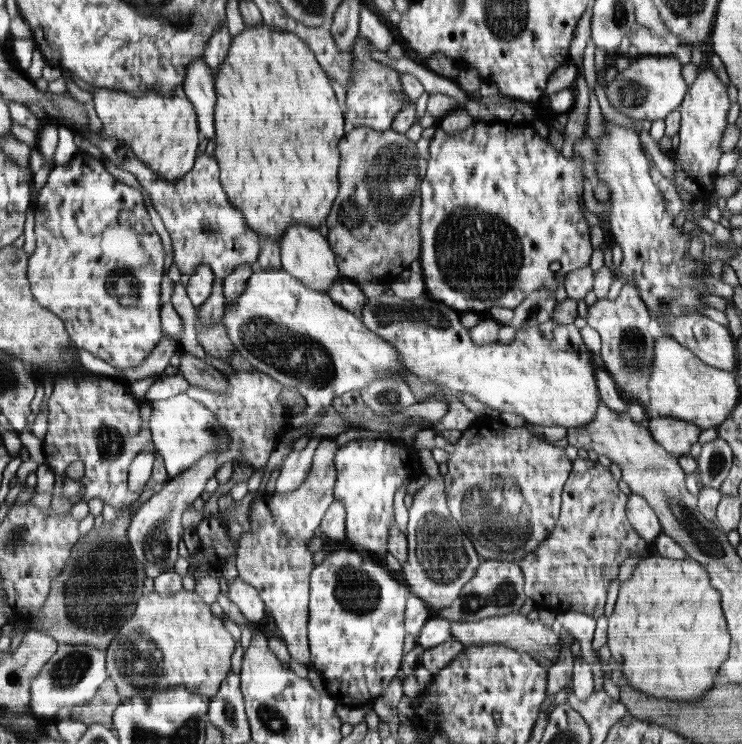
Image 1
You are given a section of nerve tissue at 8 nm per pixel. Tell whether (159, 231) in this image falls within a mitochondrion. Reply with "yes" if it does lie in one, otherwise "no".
no

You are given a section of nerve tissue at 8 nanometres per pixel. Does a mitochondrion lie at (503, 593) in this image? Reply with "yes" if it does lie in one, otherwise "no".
yes

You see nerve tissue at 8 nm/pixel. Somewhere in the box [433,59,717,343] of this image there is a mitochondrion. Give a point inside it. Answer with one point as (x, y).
(632, 94)

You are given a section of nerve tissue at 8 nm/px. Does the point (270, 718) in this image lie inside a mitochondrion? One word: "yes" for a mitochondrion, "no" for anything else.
yes

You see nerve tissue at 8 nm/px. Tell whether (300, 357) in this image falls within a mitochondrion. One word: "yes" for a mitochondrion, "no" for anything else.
yes

